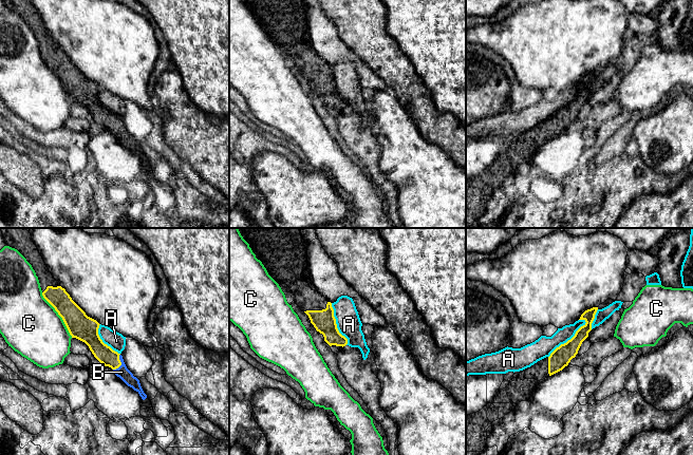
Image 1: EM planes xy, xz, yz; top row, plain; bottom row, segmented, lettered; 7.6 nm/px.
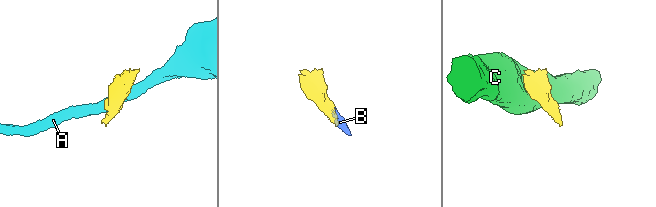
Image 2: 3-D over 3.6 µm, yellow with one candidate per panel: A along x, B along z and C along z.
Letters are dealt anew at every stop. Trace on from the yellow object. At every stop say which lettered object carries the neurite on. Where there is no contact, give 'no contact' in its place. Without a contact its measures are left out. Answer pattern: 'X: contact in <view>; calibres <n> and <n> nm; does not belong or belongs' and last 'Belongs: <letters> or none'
A: contact in yz; calibres 150 and 150 nm; does not belong
B: contact in xy; calibres 140 and 90 nm; belongs
C: contact in xy; calibres 190 and 440 nm; does not belong
Belongs: B

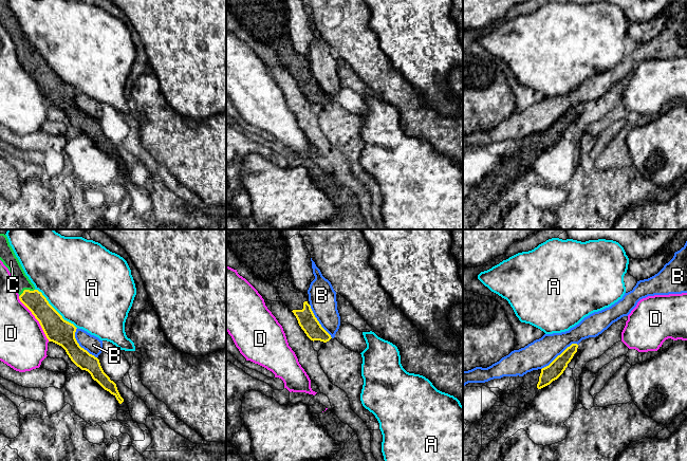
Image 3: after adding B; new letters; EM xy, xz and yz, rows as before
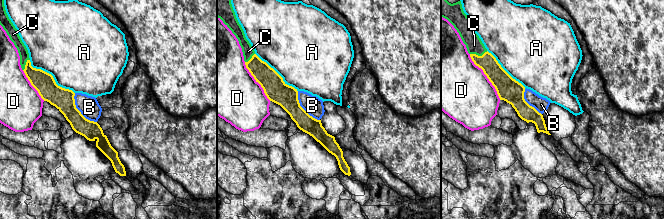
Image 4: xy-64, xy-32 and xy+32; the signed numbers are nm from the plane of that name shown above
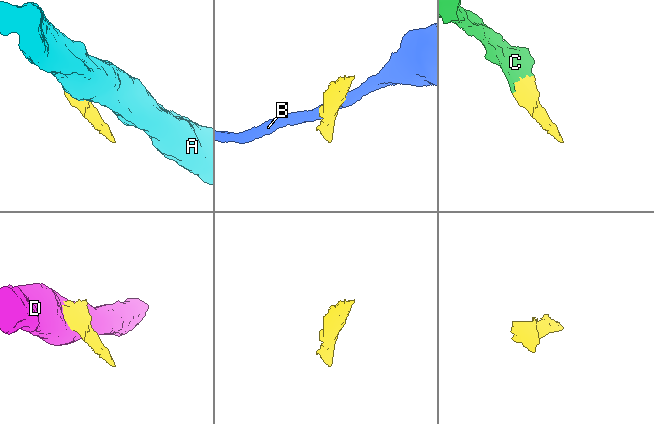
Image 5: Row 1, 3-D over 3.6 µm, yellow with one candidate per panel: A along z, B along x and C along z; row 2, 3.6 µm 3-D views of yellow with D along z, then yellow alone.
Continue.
A: contact in xy; calibres 190 and 500 nm; does not belong
B: contact in yz; calibres 120 and 220 nm; does not belong
C: contact in xy; calibres 160 and 110 nm; belongs
D: contact in xy; calibres 190 and 360 nm; does not belong
Belongs: C

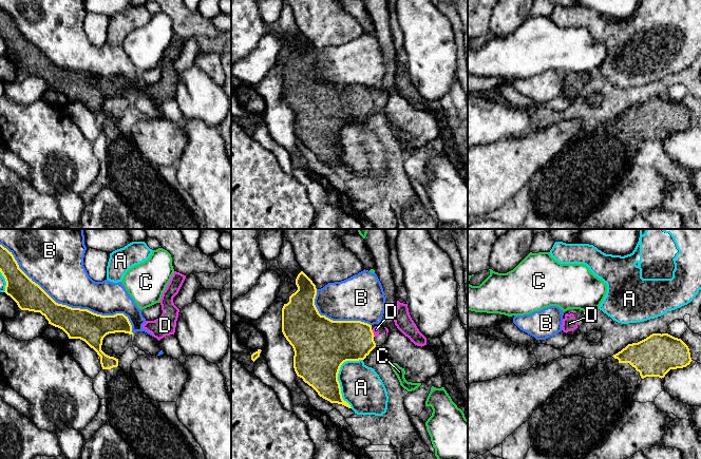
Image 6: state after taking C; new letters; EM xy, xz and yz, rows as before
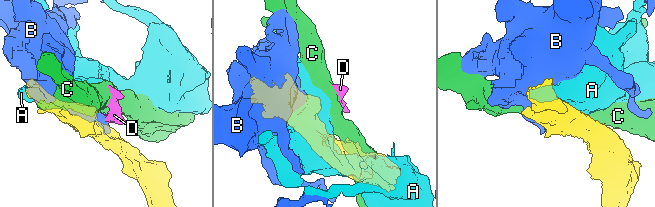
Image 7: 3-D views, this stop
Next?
A: contact in xz; calibres 400 and 320 nm; does not belong
B: contact in xy; calibres 220 and 360 nm; does not belong
C: no contact; does not belong
D: contact in xz; calibres 320 and 50 nm; belongs
Belongs: D

